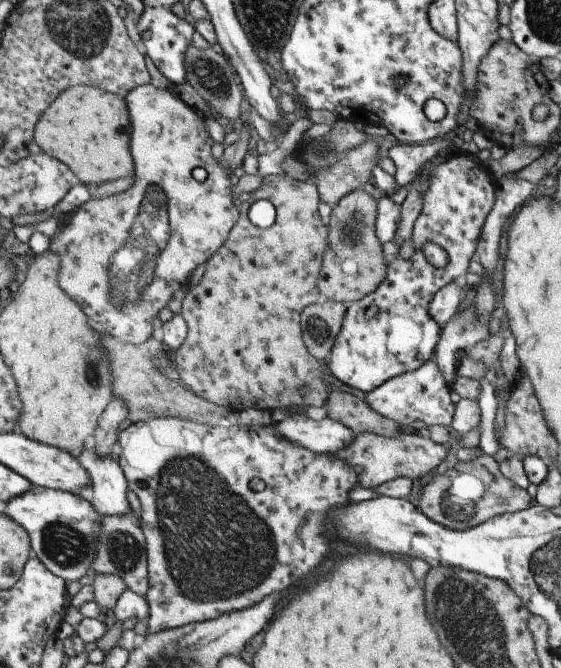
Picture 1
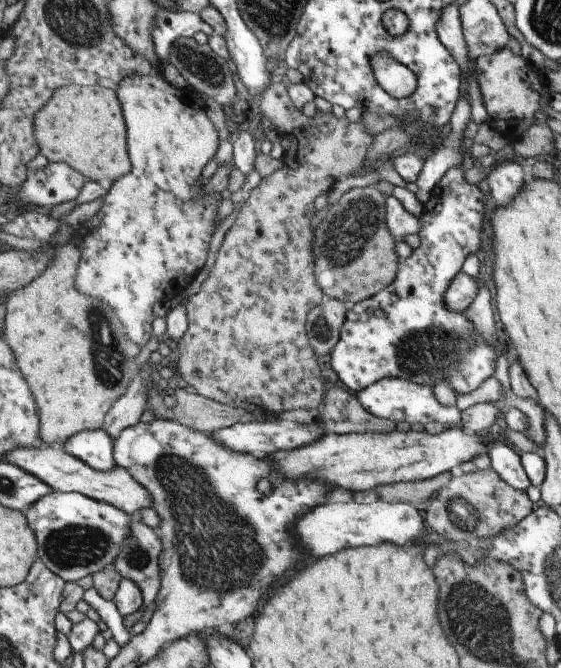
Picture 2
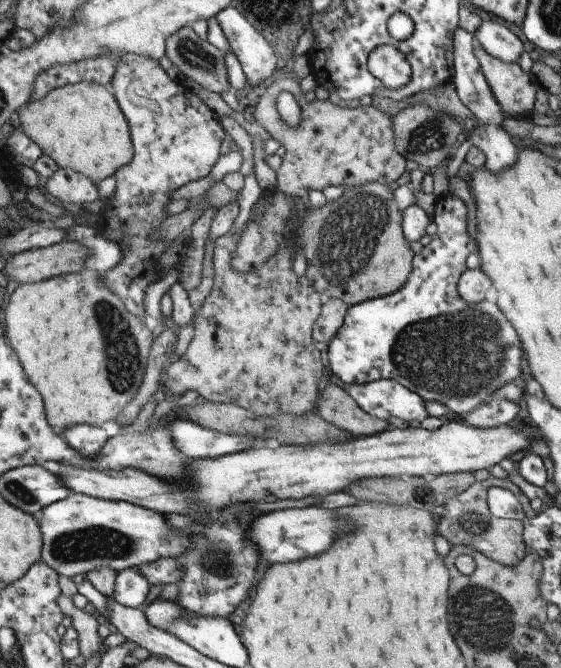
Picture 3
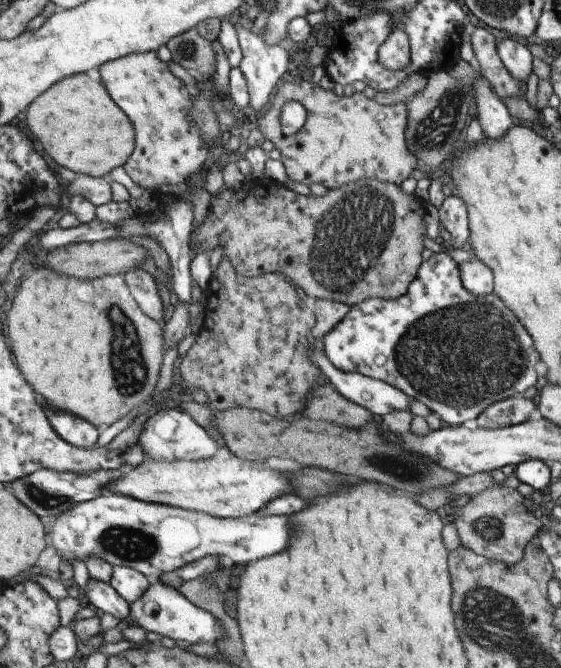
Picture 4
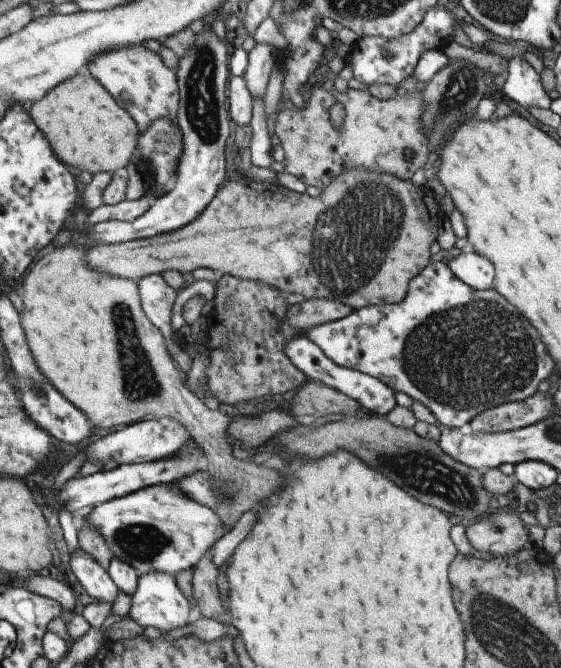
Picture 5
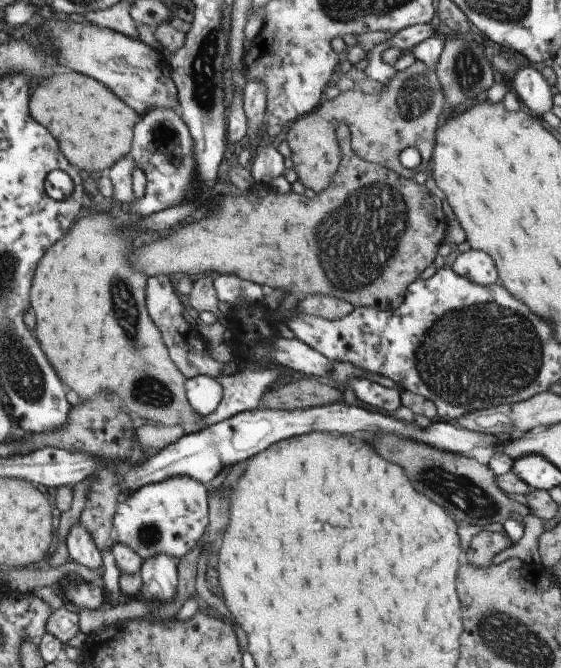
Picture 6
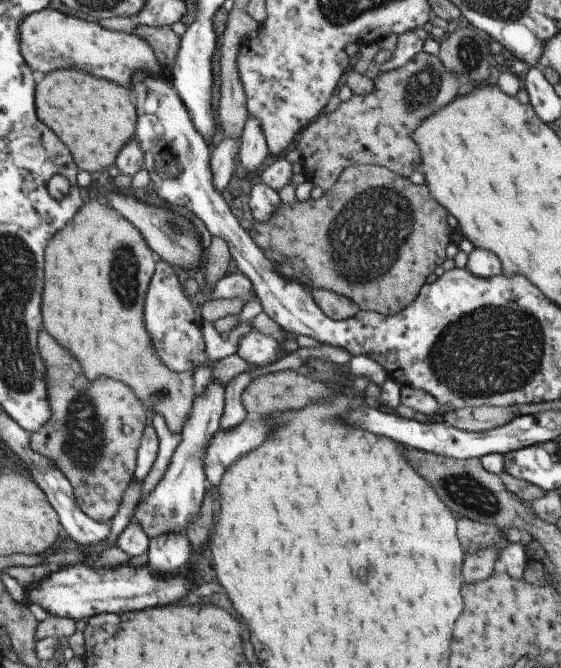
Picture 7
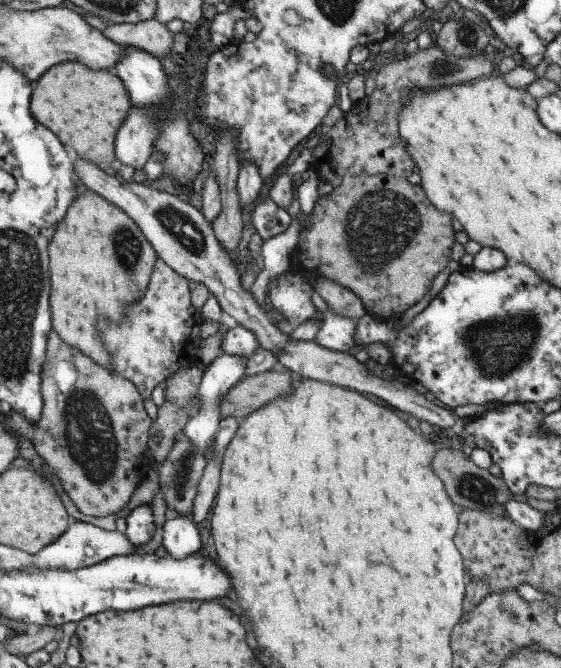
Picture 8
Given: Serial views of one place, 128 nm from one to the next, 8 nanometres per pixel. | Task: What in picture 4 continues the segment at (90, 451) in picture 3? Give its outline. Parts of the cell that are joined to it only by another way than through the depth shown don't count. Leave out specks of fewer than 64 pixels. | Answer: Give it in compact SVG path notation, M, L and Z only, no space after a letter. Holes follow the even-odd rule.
M39 399L39 404L43 408L47 422L59 438L62 438L71 446L82 449L92 449L95 446L99 430L91 426L89 422L77 418L77 416L65 412L65 410L53 410L53 406L47 406L45 400Z

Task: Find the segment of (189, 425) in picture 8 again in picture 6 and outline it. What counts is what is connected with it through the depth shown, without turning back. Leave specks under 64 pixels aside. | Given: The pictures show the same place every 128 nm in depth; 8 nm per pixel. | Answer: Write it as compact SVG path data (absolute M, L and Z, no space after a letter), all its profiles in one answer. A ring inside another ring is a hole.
M171 476L139 487L131 498L119 499L111 531L113 540L133 548L141 561L163 552L181 558L195 548L208 525L207 487L189 476Z

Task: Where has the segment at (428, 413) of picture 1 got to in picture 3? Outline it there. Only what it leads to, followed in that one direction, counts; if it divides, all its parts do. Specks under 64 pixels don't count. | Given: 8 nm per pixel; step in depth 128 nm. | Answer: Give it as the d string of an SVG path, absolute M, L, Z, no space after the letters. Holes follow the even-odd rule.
M391 379L347 384L343 390L365 414L384 421L387 418L399 418L407 423L421 422L427 417L425 401Z

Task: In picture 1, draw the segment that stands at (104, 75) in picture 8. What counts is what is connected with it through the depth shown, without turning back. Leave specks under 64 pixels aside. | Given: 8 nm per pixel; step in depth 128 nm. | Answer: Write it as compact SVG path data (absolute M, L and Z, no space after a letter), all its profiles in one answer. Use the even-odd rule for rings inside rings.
M71 86L55 96L40 114L32 138L41 153L60 160L81 184L129 178L133 161L129 154L131 124L122 97L93 86Z

